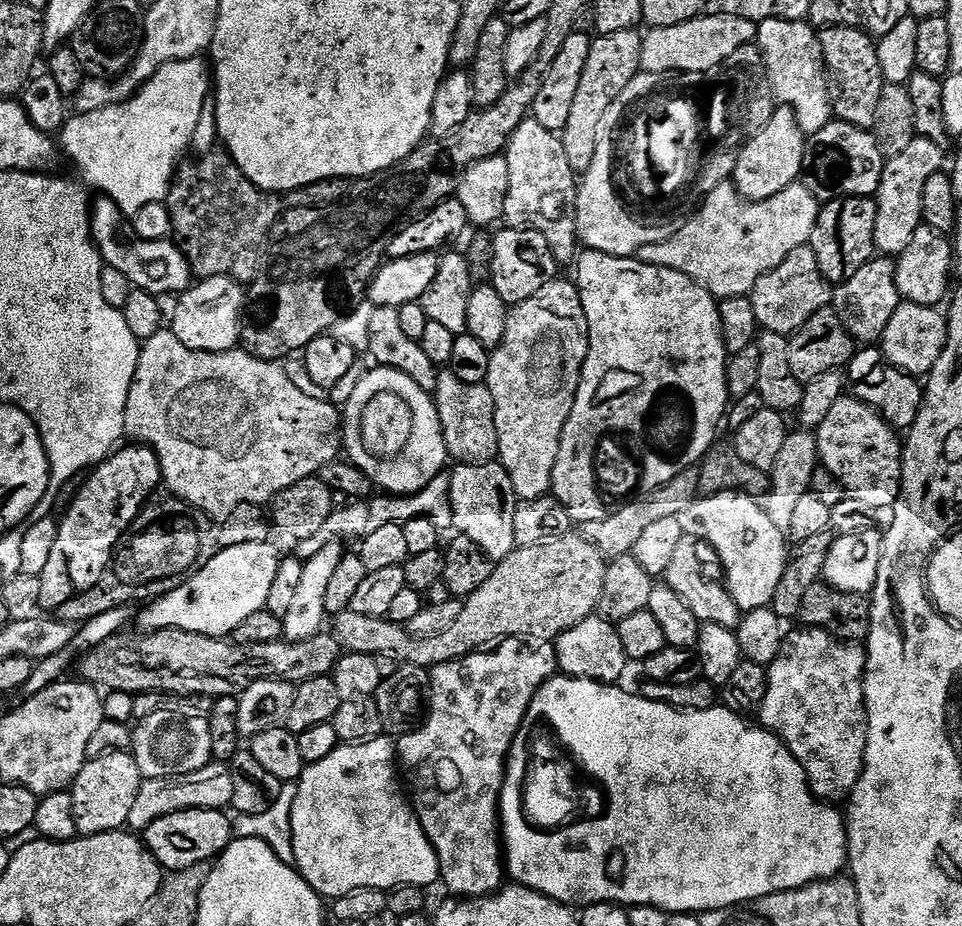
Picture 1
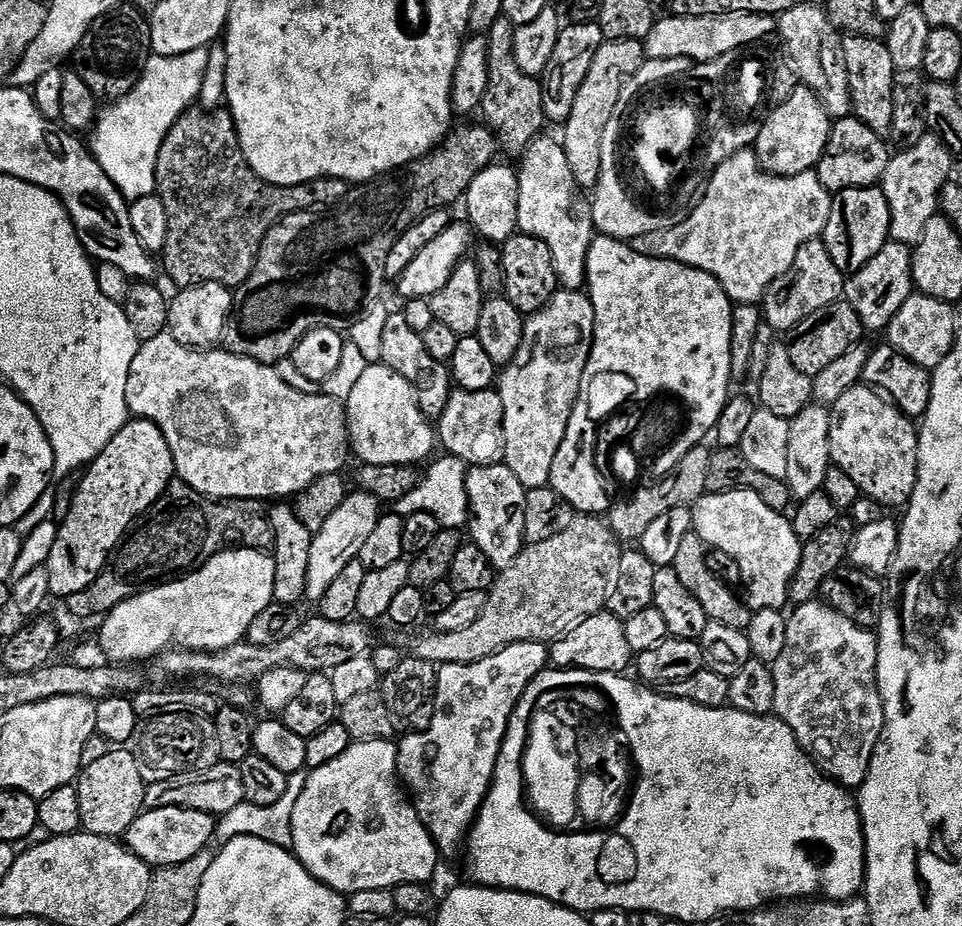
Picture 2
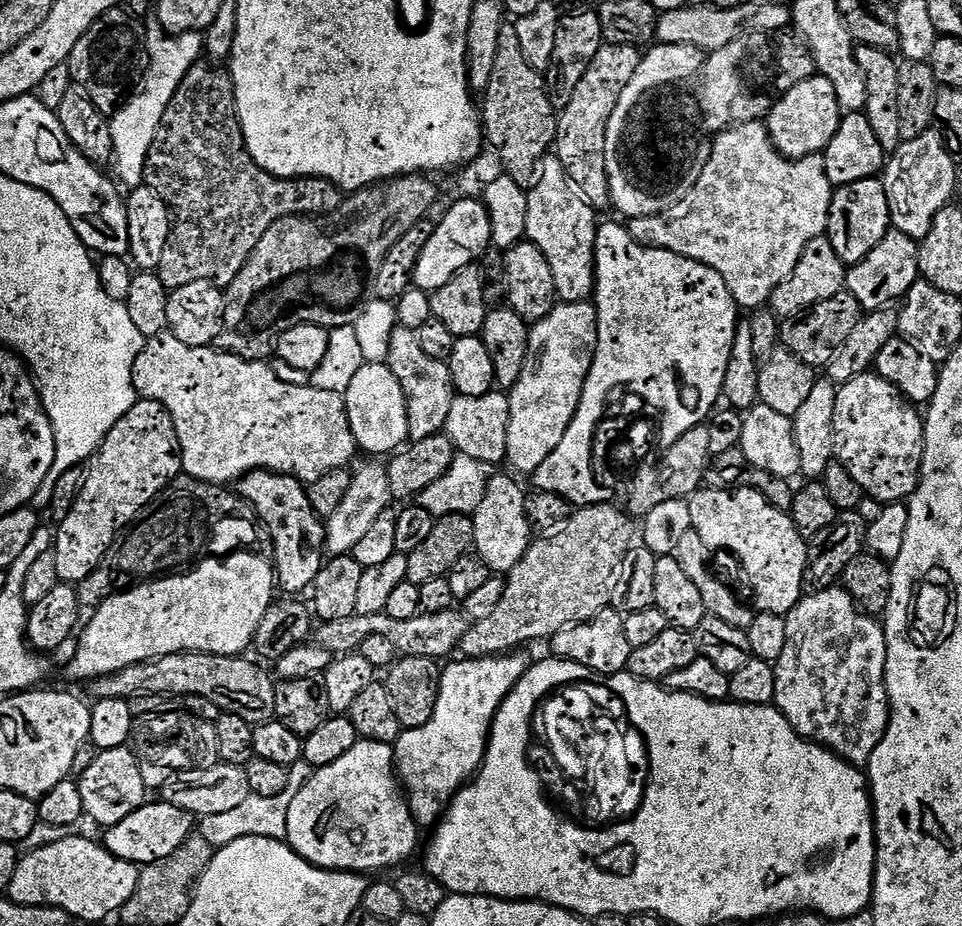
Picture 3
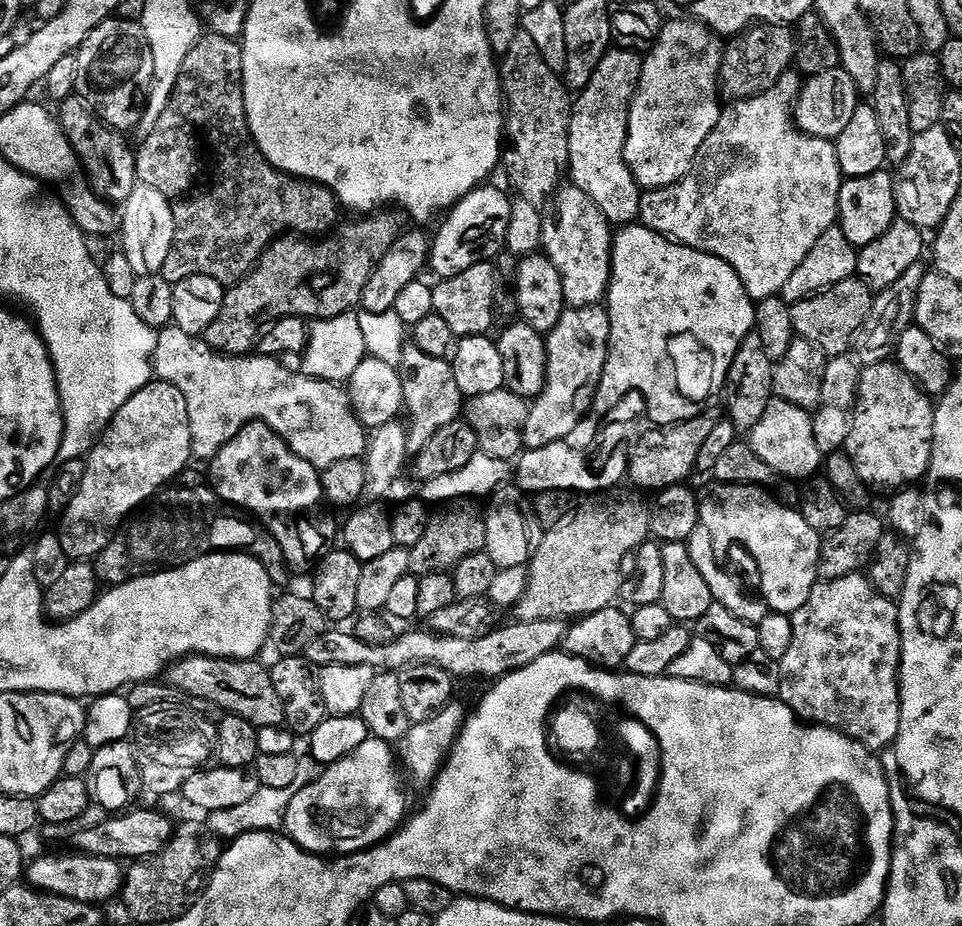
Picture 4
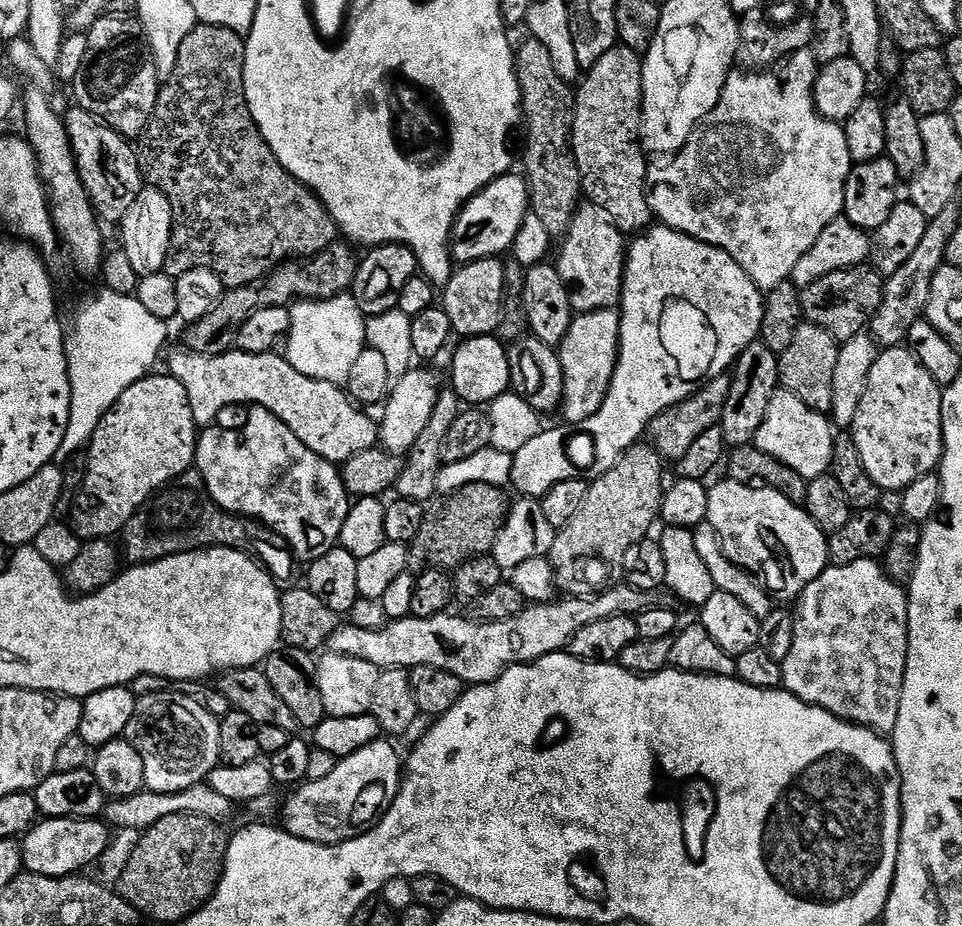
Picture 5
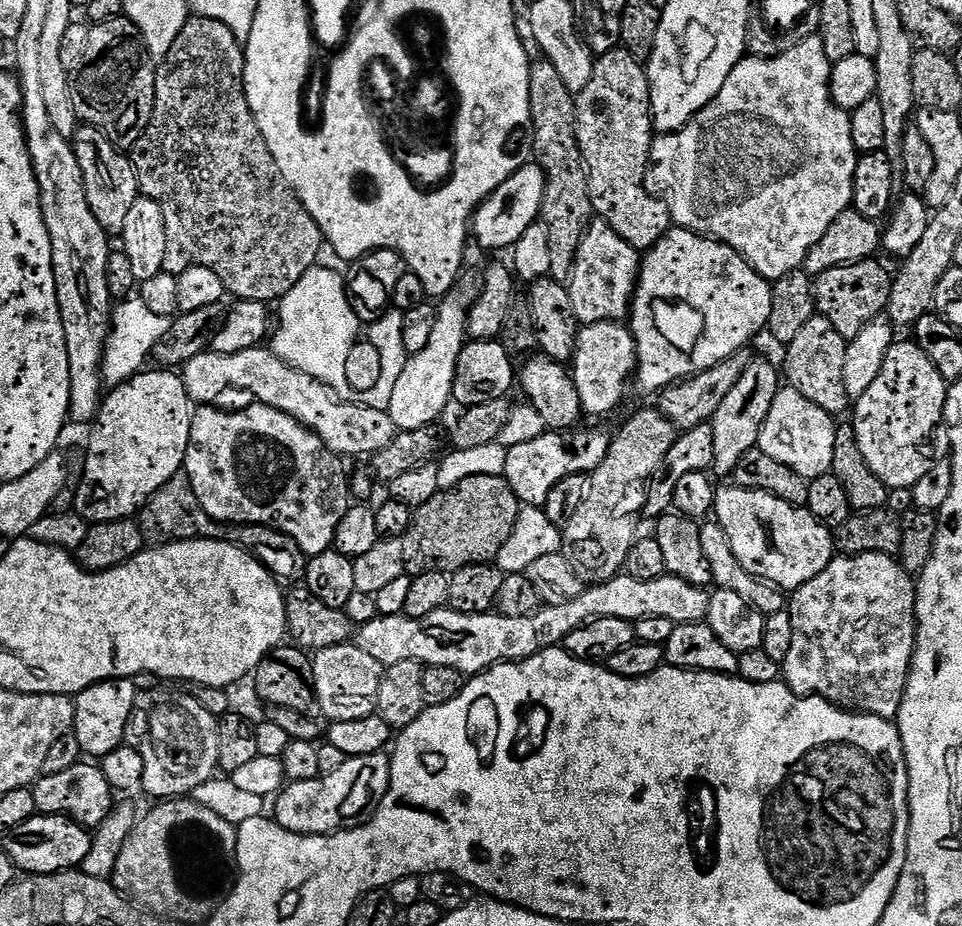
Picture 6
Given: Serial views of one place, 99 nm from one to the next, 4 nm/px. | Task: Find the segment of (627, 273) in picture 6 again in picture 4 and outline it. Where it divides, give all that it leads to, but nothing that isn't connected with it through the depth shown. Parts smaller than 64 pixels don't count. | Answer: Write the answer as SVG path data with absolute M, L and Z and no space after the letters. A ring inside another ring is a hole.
M568 182L557 188L552 204L552 216L545 215L544 229L542 230L542 252L554 262L554 270L562 278L562 294L568 308L595 308L607 297L608 279L612 276L612 237L613 225L594 206L594 198L584 192L574 183Z

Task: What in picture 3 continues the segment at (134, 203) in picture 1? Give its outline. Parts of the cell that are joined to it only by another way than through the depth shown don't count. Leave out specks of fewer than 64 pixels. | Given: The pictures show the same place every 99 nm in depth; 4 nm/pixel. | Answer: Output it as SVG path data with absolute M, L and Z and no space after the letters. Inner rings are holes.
M153 22L147 25L146 39L148 41L148 73L144 76L144 83L139 92L128 101L124 107L116 111L116 115L111 117L111 126L113 132L113 154L114 169L120 175L119 183L125 184L125 189L131 190L139 188L144 184L144 171L146 170L146 158L150 154L150 146L158 134L158 126L166 114L166 106L174 98L178 86L186 78L186 74L195 64L201 63L205 55L205 37L199 32L181 32L179 34L169 34L165 25L159 22Z

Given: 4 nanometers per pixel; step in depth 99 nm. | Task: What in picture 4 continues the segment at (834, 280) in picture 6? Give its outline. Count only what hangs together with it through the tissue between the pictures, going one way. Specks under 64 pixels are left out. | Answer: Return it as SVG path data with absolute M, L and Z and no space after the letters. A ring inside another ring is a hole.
M853 278L838 282L825 292L815 293L810 298L791 305L793 333L820 349L825 357L845 355L853 347L856 332L871 312L873 297L873 289L868 287L865 280Z

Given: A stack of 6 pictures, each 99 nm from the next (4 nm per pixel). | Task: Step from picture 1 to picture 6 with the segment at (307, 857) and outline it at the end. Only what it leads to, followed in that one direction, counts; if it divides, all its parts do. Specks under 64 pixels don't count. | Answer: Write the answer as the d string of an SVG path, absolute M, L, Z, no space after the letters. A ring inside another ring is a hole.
M384 752L370 754L369 756L353 756L348 758L345 765L339 767L334 774L319 775L312 781L289 783L275 797L276 813L274 813L274 819L286 830L297 832L303 836L329 836L332 832L356 828L360 824L366 823L382 802L382 798L388 789L391 773L392 762Z

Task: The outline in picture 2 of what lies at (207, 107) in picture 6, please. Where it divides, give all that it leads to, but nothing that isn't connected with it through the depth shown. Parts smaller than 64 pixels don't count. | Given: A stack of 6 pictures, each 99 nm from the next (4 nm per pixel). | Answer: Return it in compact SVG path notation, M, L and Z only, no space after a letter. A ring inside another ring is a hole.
M196 106L191 110L184 112L178 118L178 122L174 122L174 126L166 134L166 138L162 142L162 150L158 150L158 162L156 163L156 192L161 202L166 206L166 214L168 215L168 233L166 234L166 246L162 253L162 272L165 272L170 279L177 285L177 289L183 290L192 288L196 284L224 284L230 290L239 288L242 282L246 282L246 278L250 278L250 274L254 270L254 262L260 253L260 244L266 238L273 226L288 216L291 212L303 212L305 210L317 210L316 208L324 208L320 210L332 210L337 207L349 195L349 181L346 180L311 180L305 184L298 186L290 186L289 188L279 188L276 184L268 184L258 174L254 174L254 170L246 162L244 152L240 148L240 139L236 133L236 123L232 120L231 112L227 110L205 111L203 108Z

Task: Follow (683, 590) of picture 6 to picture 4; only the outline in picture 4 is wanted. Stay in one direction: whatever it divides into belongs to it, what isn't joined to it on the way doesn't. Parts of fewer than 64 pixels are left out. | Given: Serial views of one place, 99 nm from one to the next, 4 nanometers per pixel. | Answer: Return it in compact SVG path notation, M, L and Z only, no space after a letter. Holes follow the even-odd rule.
M543 620L542 622L511 622L503 628L497 626L484 636L475 636L472 640L459 640L453 636L437 636L431 630L408 632L397 635L386 646L370 646L362 642L351 631L323 632L302 653L317 669L331 664L338 666L358 666L365 664L373 670L399 670L412 664L436 664L454 678L460 676L485 676L488 682L495 682L502 676L517 672L519 668L530 666L538 658L557 651L564 643L568 624L563 620Z

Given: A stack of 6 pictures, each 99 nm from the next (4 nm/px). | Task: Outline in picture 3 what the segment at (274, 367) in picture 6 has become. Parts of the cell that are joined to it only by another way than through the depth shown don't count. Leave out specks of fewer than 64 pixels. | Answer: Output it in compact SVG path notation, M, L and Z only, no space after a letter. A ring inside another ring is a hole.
M165 330L151 337L145 343L142 354L138 354L138 358L134 362L132 381L137 393L143 399L158 402L170 414L170 418L174 422L174 430L178 434L178 442L180 443L180 463L183 471L194 480L204 480L207 484L217 486L228 486L231 485L231 480L232 483L238 482L248 472L263 470L265 472L281 472L284 476L295 476L301 484L307 486L318 482L318 478L322 478L322 474L330 474L330 470L348 468L351 465L351 460L358 456L356 439L350 430L350 418L346 414L343 395L330 390L318 390L311 386L291 385L289 382L282 382L282 379L278 378L277 374L274 374L272 365L268 362L243 360L237 356L231 356L229 352L221 352L212 346L206 348L186 346L186 342L178 342L178 338L174 338L172 332Z

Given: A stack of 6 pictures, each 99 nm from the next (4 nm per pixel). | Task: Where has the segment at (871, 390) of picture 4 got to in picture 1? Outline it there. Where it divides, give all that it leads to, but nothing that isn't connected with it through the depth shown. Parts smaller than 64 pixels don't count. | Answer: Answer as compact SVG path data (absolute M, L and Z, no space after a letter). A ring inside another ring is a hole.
M841 398L833 402L830 406L830 410L825 414L824 421L818 425L815 429L814 435L816 437L816 451L818 453L818 460L821 465L832 466L828 464L836 463L840 467L840 472L838 471L838 476L841 481L847 482L849 480L852 484L857 484L858 487L864 488L864 492L872 500L888 500L891 501L893 497L897 495L900 491L900 477L902 475L902 440L898 437L897 429L893 428L883 416L880 415L876 409L869 406L869 404L863 404L860 400L855 398Z

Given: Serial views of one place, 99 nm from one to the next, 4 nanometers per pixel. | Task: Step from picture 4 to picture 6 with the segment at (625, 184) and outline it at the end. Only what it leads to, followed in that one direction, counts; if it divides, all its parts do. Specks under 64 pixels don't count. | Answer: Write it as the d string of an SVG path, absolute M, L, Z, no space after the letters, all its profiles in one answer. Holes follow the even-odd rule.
M621 47L610 50L601 56L596 56L592 65L592 77L590 78L590 82L586 82L584 89L576 96L576 140L580 144L580 153L584 156L584 165L588 167L588 193L592 199L593 213L595 213L599 219L605 220L623 240L630 242L630 246L634 246L637 250L652 248L668 233L668 229L673 227L672 215L668 213L667 203L665 203L663 199L655 200L655 198L644 189L644 175L647 174L648 168L650 172L653 139L654 121L652 118L652 95L650 94L648 74L645 65L641 63L641 61L635 60L628 51Z

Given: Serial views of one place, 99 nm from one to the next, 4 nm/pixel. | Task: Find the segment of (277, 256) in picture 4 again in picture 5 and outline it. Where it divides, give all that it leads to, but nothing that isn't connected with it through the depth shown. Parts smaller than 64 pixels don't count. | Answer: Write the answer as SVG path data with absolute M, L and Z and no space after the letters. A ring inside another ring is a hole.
M337 242L317 256L281 264L269 272L259 284L225 291L218 306L214 306L214 310L210 310L206 318L198 318L183 329L185 331L183 347L193 356L221 356L236 348L238 330L242 330L250 314L272 306L288 308L293 302L301 300L329 300L335 296L345 295L354 282L358 263L358 256L351 250L353 251L347 243Z

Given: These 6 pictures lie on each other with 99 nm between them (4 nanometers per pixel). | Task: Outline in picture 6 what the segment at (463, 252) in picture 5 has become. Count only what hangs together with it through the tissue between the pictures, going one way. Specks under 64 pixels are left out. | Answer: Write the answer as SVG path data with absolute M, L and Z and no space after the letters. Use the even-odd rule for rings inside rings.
M521 163L520 169L510 178L506 178L506 182L502 182L502 186L491 192L487 200L476 209L470 221L470 232L475 243L477 240L484 248L511 249L518 238L522 238L522 234L526 234L526 230L530 230L530 226L541 219L547 177L539 164Z

